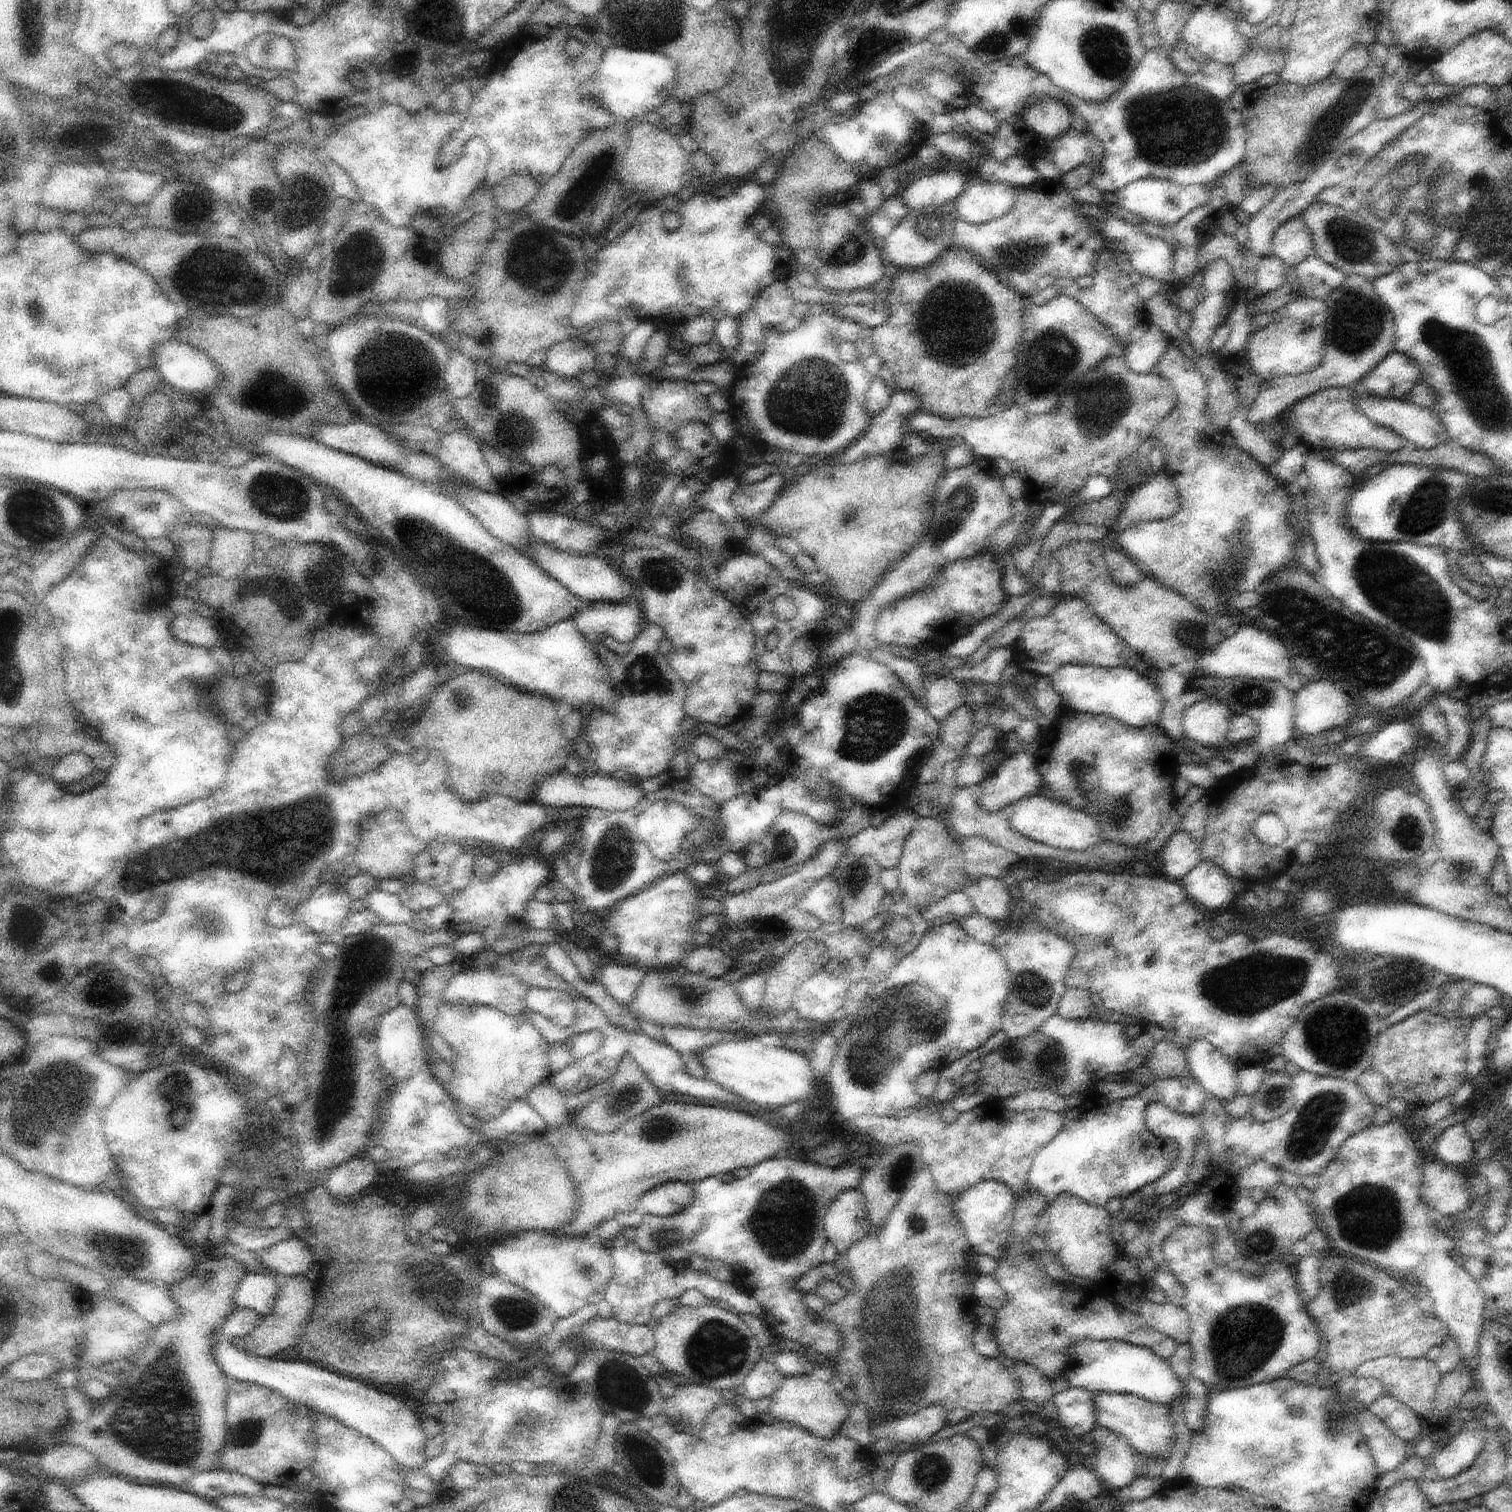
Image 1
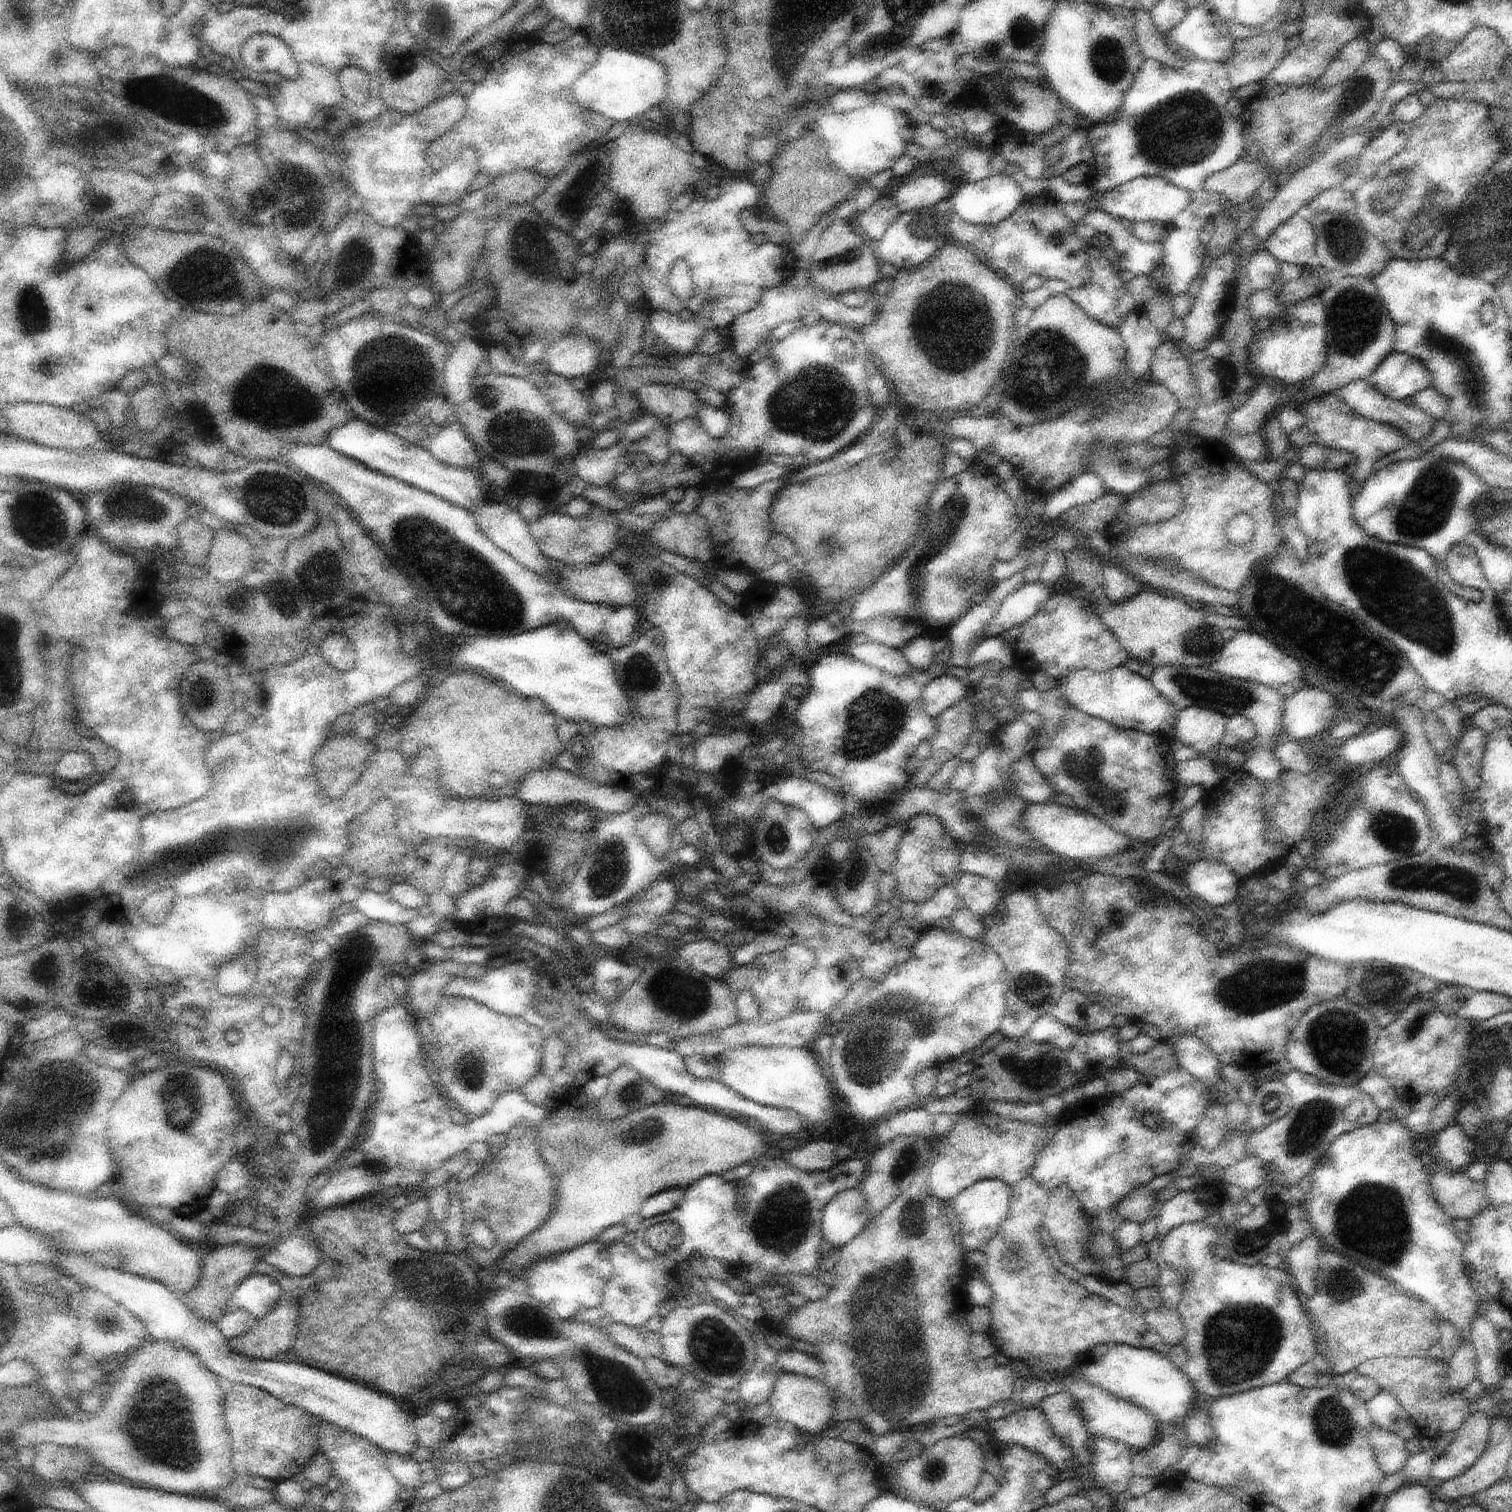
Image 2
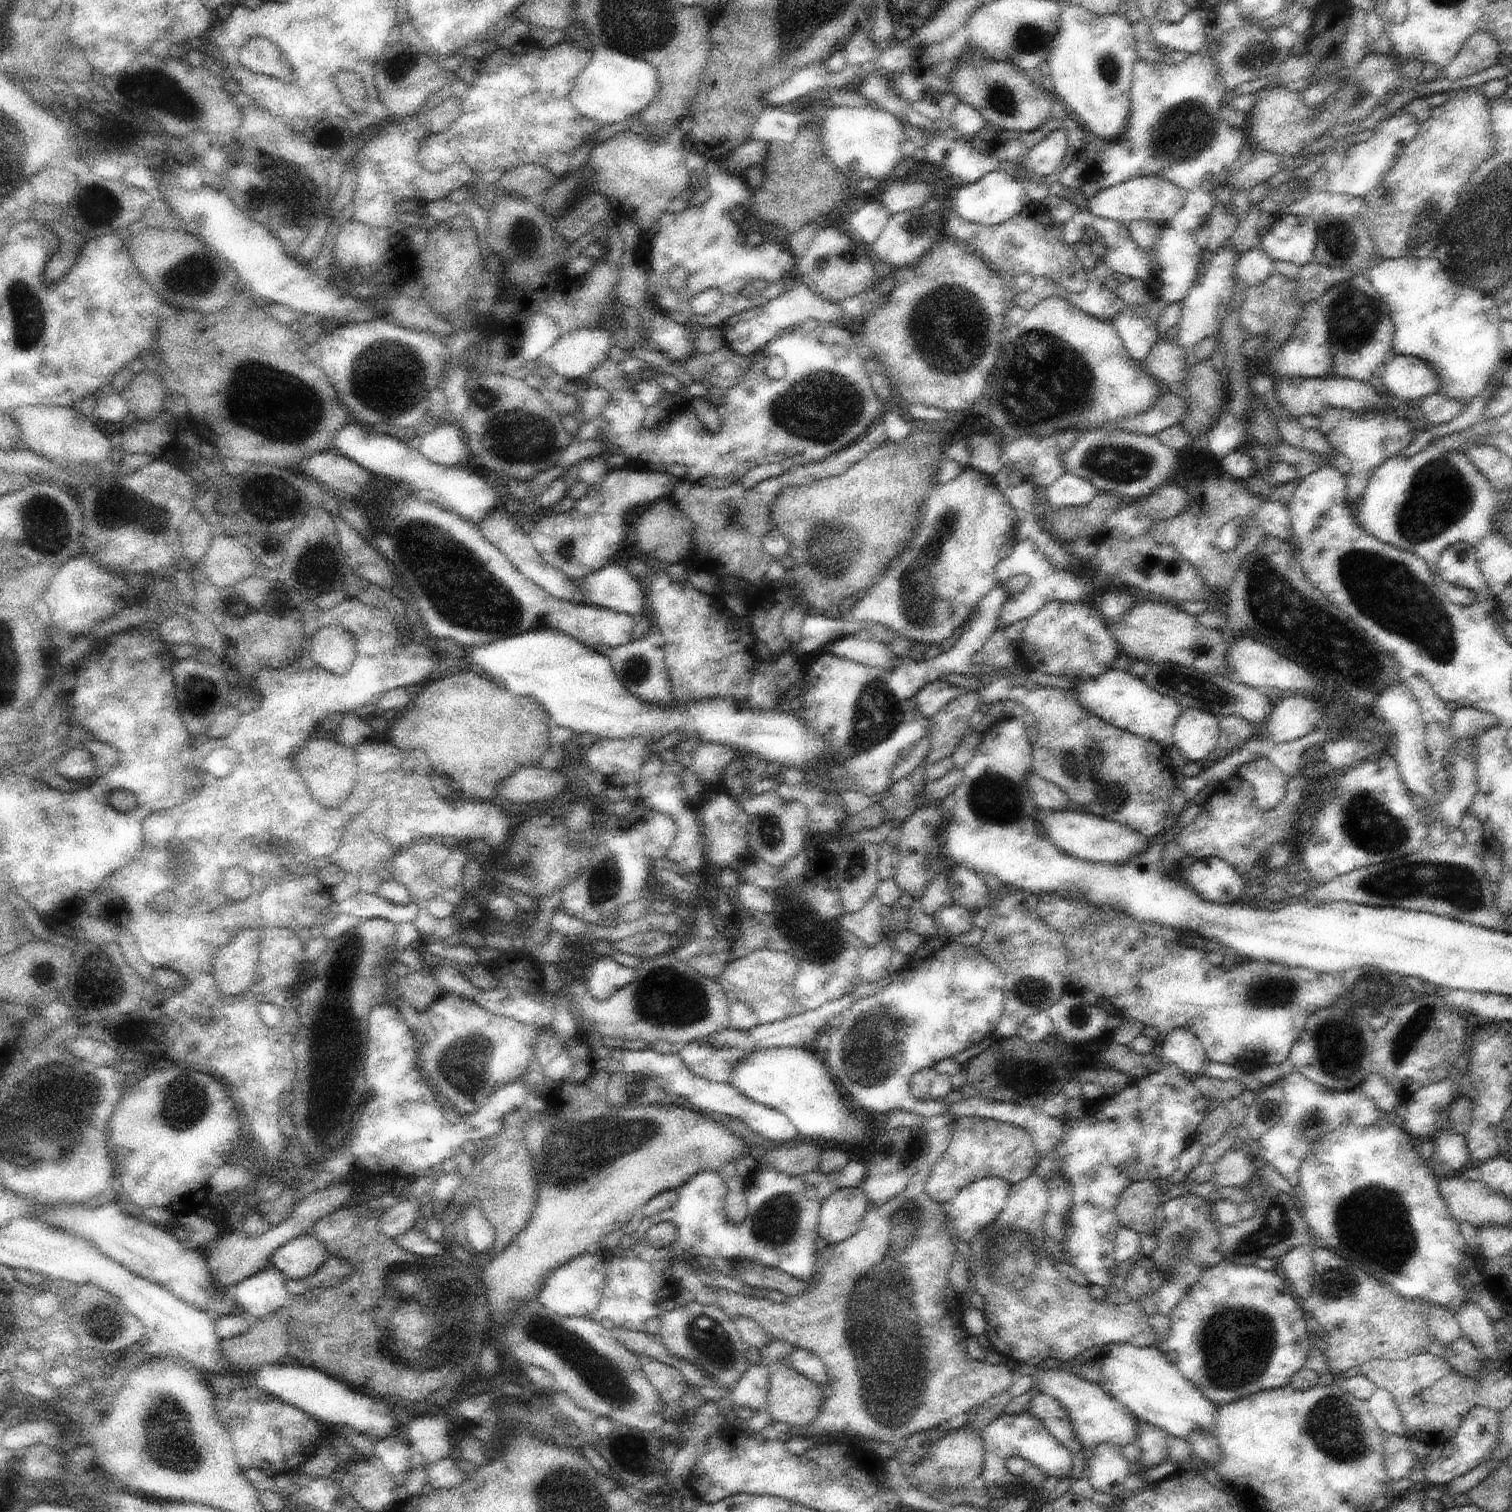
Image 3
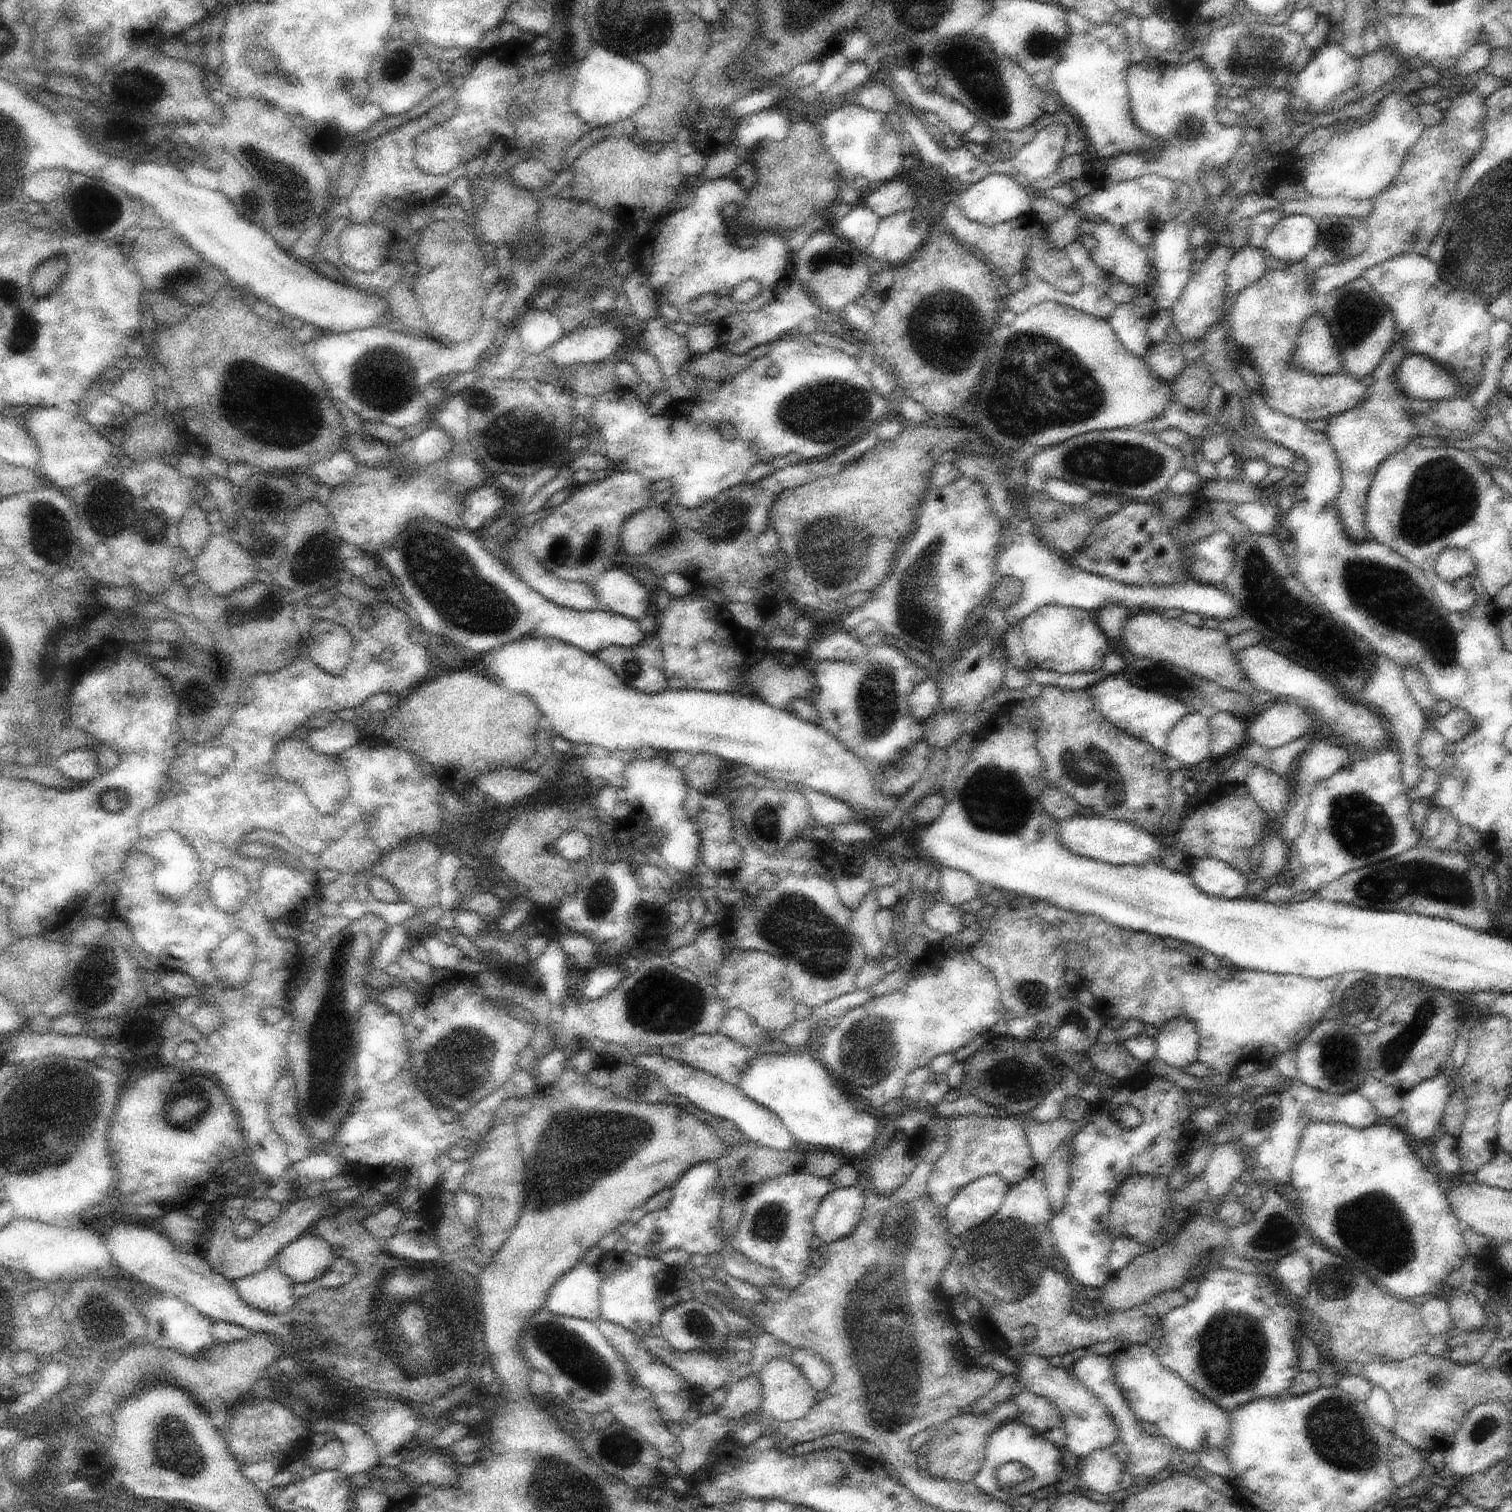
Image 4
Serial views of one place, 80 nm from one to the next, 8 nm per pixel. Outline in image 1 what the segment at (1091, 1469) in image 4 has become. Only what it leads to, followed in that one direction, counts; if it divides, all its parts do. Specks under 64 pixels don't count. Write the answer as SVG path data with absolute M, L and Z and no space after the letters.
M1096 1426L1091 1432L1094 1437L1092 1449L1093 1460L1096 1462L1094 1472L1108 1491L1120 1490L1132 1485L1136 1480L1137 1451L1130 1442L1112 1430Z

